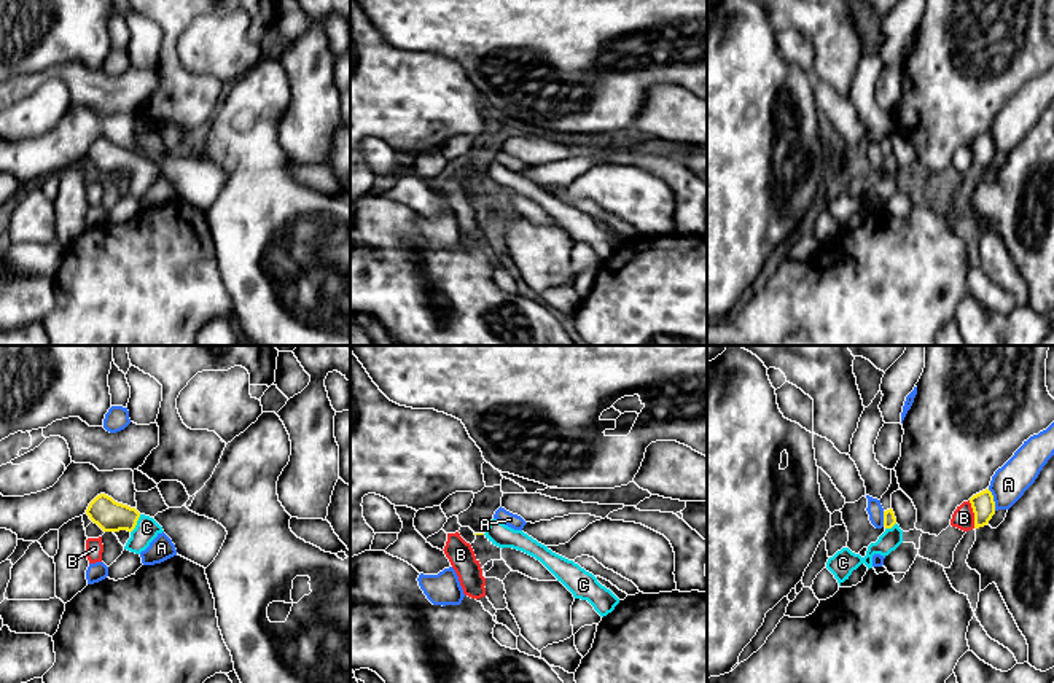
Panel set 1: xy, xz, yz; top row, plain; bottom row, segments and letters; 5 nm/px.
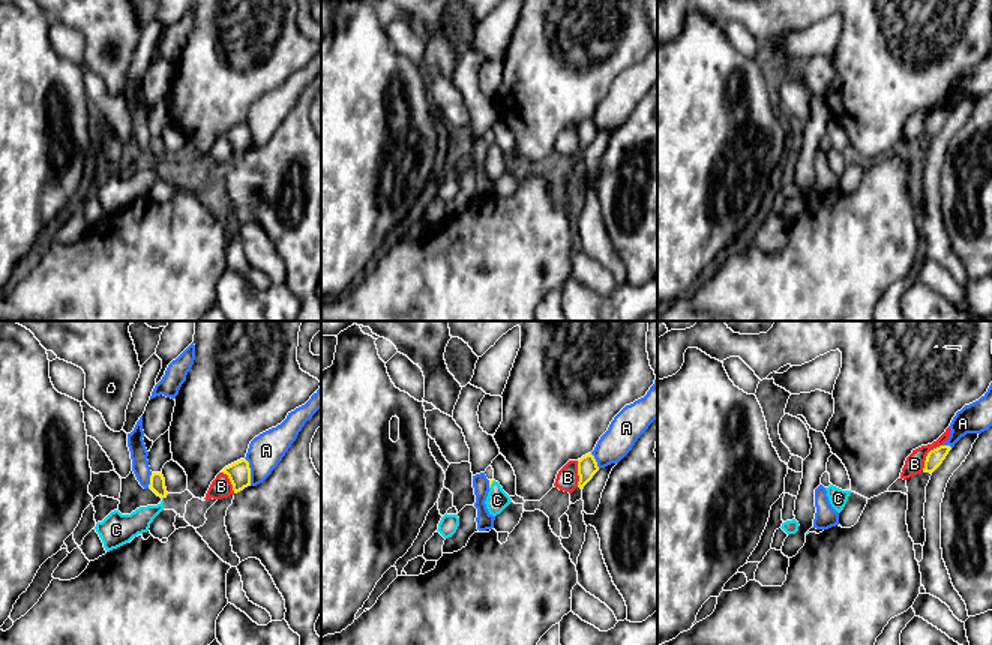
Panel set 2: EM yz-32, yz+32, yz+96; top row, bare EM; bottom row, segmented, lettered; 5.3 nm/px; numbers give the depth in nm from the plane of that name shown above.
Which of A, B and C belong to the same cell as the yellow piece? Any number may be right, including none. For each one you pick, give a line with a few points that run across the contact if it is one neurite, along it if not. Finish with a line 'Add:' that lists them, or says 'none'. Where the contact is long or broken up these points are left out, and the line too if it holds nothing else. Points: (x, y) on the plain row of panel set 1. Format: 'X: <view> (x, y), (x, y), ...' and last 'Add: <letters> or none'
C: xy (110, 160), (128, 161), (136, 167), (147, 172)
Add: C

